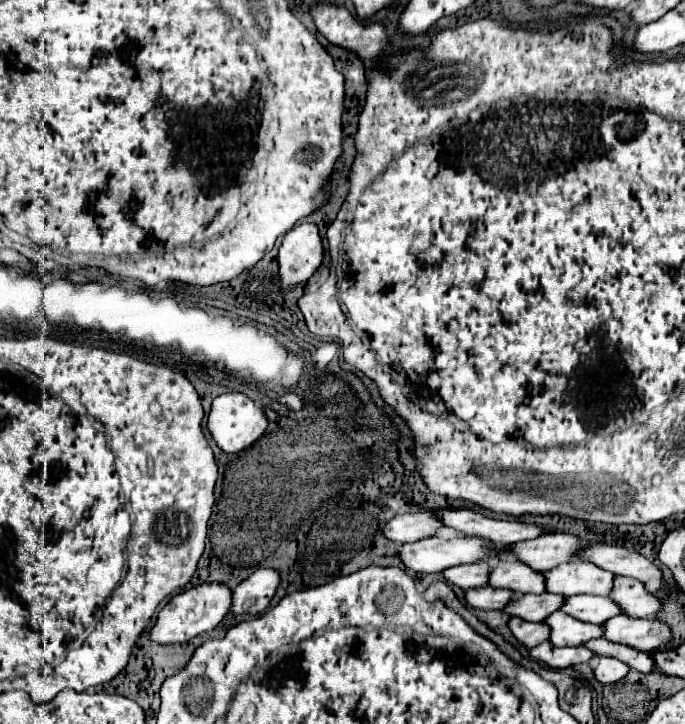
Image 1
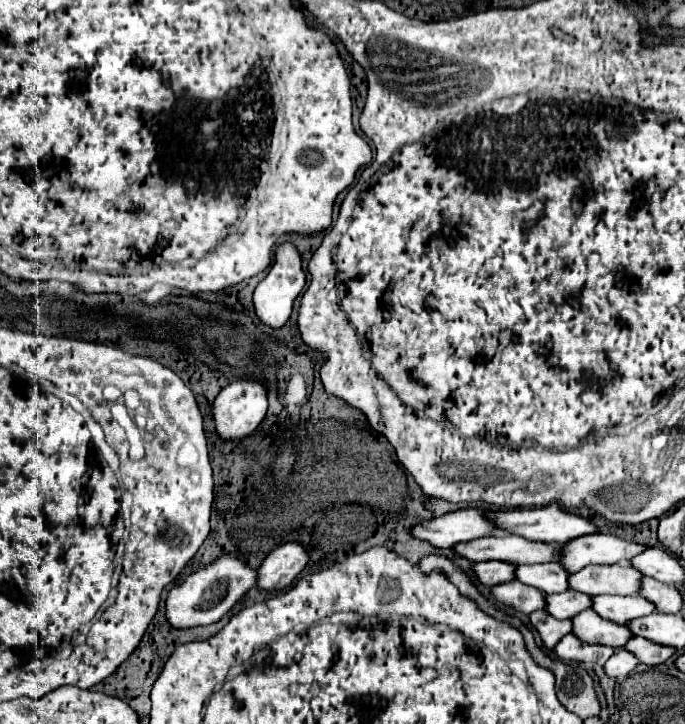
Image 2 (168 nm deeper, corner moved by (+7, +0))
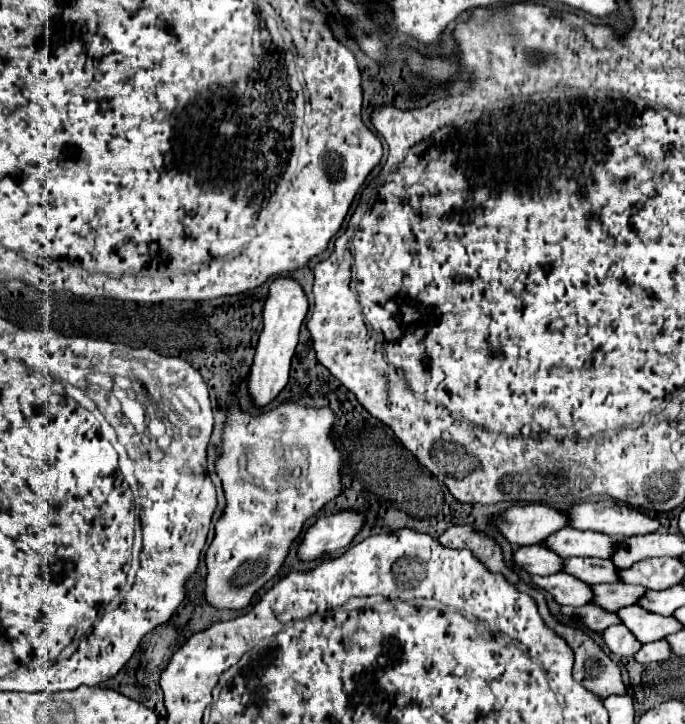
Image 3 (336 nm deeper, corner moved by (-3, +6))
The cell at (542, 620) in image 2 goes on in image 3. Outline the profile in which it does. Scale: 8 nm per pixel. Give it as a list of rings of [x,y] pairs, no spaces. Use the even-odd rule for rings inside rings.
[[[589,602],[581,608],[563,608],[565,614],[577,614],[583,624],[593,630],[593,632],[603,632],[605,628],[613,626],[613,624],[621,624],[619,616],[615,616],[615,612],[607,612],[603,608],[599,608],[595,602]]]

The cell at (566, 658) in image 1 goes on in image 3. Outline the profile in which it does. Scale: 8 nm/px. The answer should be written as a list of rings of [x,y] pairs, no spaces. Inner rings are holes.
[[[623,624],[607,628],[603,632],[603,640],[607,642],[609,650],[619,658],[635,656],[635,652],[639,652],[639,648],[643,646],[639,640],[635,640],[635,636],[631,636],[631,630]]]

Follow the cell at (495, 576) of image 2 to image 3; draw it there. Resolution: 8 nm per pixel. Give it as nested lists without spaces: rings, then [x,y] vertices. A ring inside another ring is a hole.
[[[533,544],[533,546],[521,546],[513,554],[515,564],[523,566],[529,574],[539,574],[539,576],[549,576],[555,572],[563,570],[565,558],[555,554],[551,548],[543,544]]]

